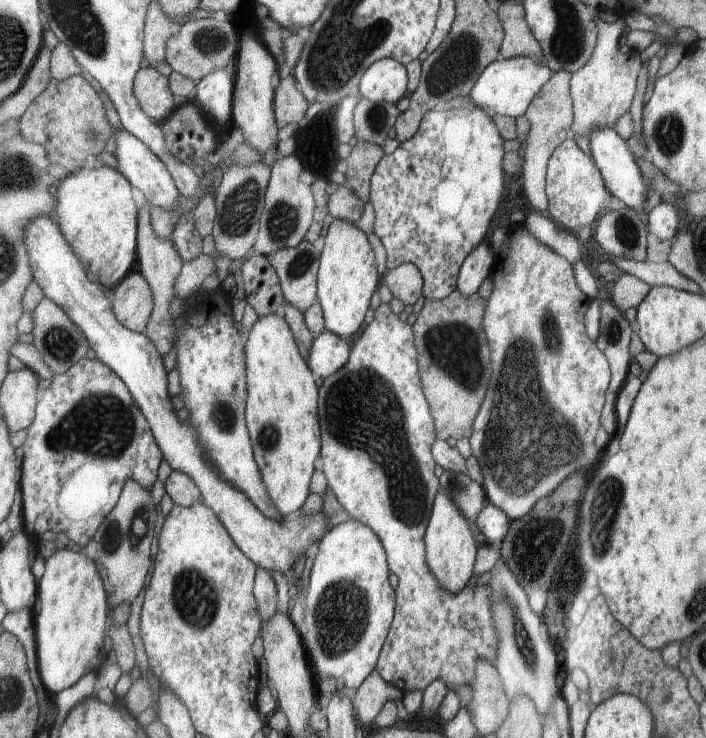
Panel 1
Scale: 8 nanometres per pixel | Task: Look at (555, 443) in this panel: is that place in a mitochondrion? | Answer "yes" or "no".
yes

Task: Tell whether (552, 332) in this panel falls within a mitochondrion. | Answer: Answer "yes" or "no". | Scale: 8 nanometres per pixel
yes

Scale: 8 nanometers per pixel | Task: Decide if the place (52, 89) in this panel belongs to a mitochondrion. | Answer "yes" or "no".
no

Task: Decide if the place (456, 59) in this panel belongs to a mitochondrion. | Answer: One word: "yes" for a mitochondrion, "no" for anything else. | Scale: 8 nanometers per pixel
yes

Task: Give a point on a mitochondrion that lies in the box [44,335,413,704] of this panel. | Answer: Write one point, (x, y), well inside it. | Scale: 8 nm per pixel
(340, 616)

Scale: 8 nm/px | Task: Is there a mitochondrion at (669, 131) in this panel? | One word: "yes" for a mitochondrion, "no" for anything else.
yes

